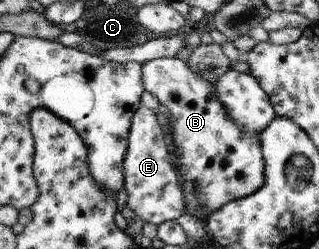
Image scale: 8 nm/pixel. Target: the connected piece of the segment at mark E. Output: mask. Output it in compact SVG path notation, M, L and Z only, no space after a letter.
M142 107L133 116L132 134L129 152L125 160L126 205L132 209L144 223L160 225L164 222L178 220L185 213L183 184L174 157L166 148L164 132L155 114L155 110Z

